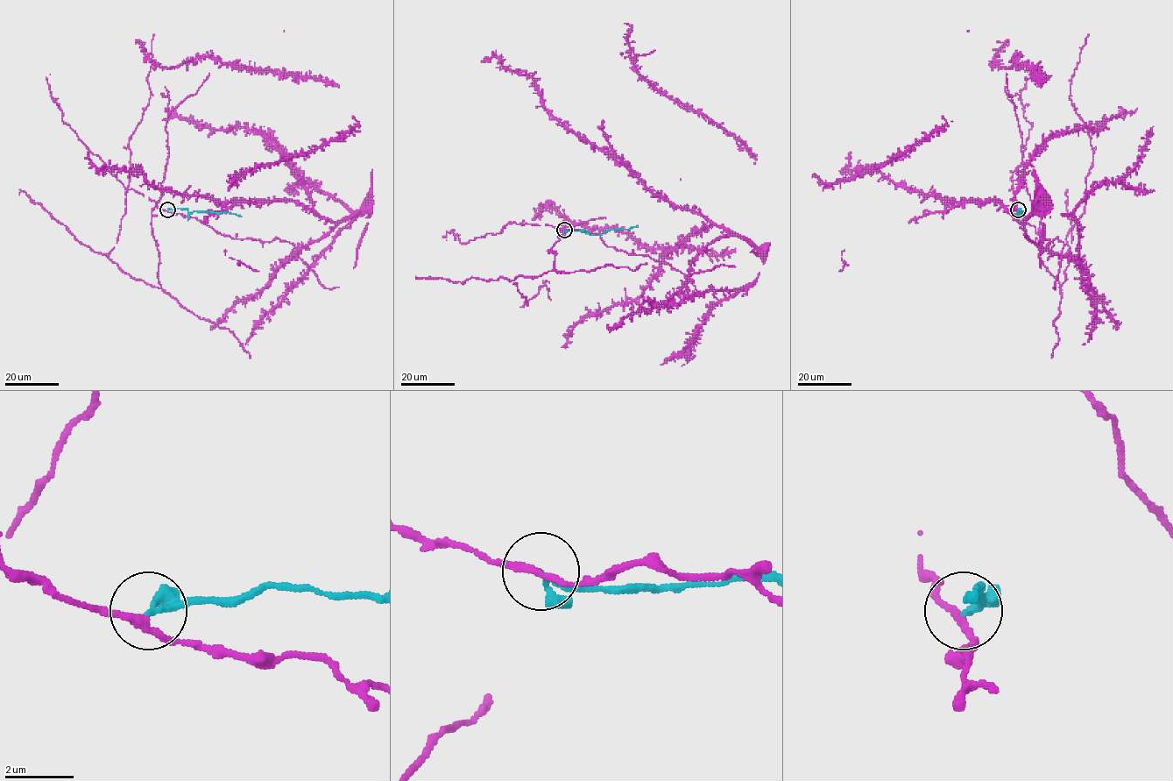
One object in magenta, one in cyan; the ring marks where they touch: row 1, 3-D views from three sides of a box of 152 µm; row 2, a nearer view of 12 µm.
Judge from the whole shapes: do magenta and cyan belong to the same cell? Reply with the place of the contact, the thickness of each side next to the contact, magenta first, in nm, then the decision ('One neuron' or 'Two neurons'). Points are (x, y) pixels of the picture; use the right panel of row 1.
Place: (1018, 209). Thickness 200 nm (magenta) against 150 nm. Two neurons

